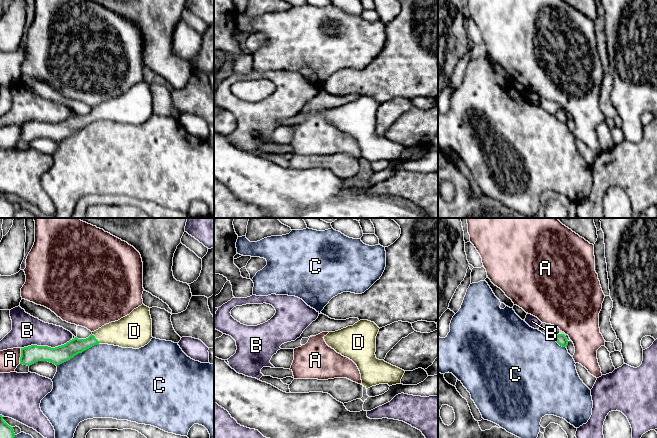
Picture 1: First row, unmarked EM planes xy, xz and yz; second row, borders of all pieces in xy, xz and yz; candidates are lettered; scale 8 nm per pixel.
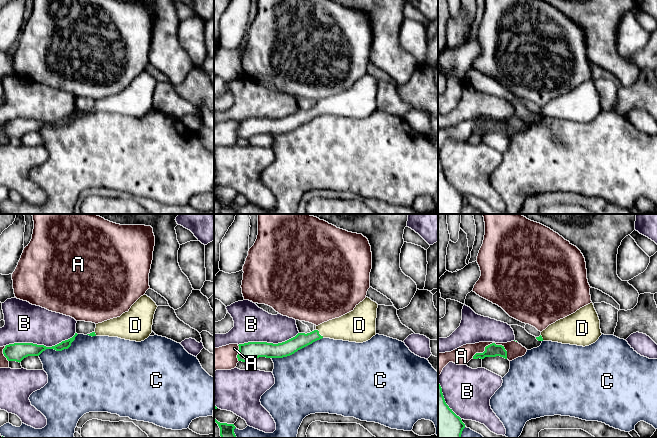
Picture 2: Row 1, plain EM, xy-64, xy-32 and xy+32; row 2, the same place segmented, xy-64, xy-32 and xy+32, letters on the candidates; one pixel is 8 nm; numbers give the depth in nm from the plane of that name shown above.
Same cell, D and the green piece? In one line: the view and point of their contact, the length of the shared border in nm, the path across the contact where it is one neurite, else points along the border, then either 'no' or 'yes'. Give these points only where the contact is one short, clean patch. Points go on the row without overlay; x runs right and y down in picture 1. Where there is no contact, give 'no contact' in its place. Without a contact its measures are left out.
contact xy (95, 114); length 100 nm; way xy (75, 122), (86, 120), (95, 114), (107, 110), (125, 109); yes

